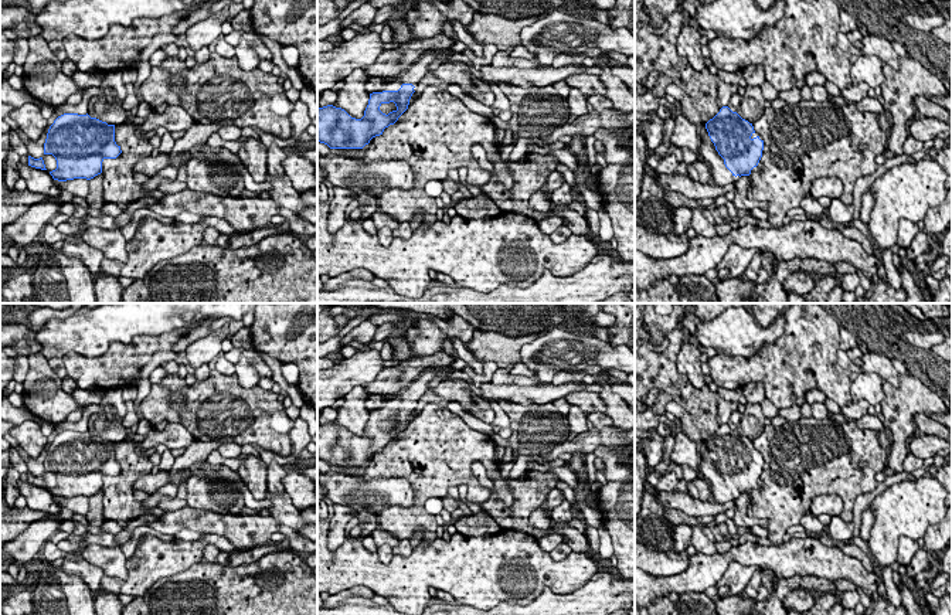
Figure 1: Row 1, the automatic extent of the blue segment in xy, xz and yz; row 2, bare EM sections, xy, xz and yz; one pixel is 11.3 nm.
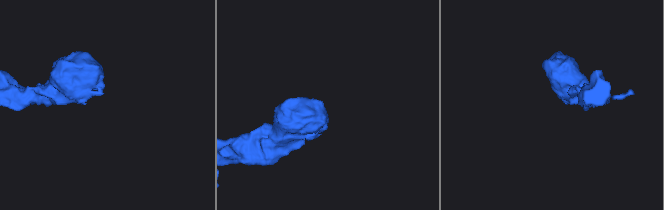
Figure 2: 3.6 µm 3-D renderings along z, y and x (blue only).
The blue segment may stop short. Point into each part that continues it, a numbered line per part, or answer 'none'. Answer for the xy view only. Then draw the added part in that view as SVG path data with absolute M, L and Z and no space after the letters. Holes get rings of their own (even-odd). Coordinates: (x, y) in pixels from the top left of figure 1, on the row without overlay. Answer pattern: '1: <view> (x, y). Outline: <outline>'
1: xy (50, 479). Outline: M42 472L42 478L48 490L57 486L57 478L52 472Z

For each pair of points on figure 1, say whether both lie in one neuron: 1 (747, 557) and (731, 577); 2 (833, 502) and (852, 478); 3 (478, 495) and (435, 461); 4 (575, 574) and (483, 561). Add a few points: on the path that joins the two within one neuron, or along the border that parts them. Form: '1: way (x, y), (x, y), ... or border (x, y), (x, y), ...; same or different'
1: border (760, 570), (733, 561), (721, 577); different
2: border (843, 500), (835, 495), (819, 493), (809, 509); different
3: way (471, 483), (446, 464); same
4: way (553, 574), (529, 550), (506, 551); same

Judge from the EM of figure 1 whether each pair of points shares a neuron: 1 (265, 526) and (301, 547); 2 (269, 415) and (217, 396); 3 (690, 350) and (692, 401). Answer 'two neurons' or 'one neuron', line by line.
1: one neuron
2: one neuron
3: two neurons

